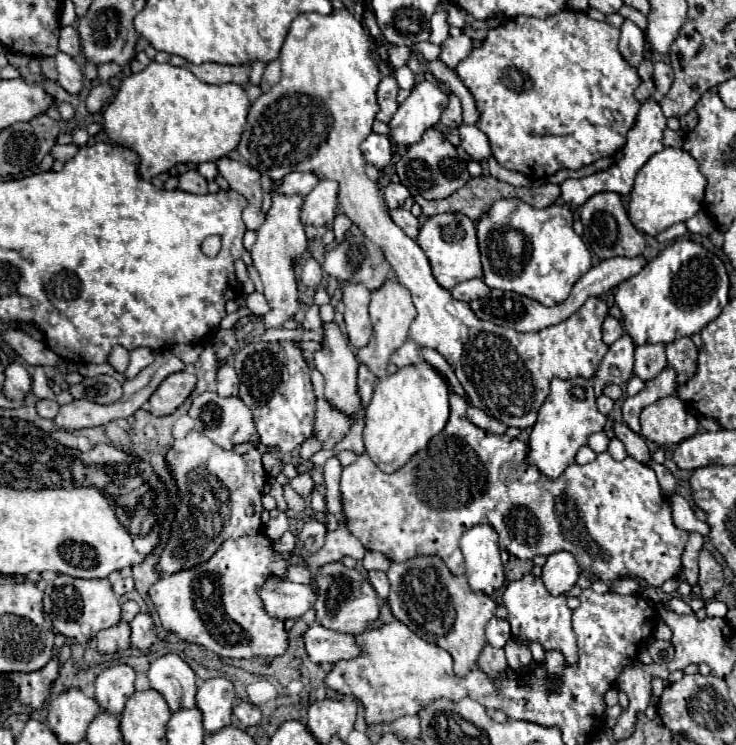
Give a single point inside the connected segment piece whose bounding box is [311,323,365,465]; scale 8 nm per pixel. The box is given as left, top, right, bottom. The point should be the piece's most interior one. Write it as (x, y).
(337, 363)

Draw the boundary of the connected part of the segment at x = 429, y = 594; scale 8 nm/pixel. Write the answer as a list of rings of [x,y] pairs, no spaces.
[[[417,555],[411,557],[403,563],[391,563],[389,571],[389,585],[391,585],[391,593],[389,593],[389,607],[391,613],[397,621],[401,621],[403,625],[407,625],[413,633],[417,633],[421,639],[435,643],[439,647],[443,647],[445,651],[451,653],[453,661],[455,661],[455,675],[463,677],[467,675],[471,669],[477,667],[477,657],[485,645],[485,627],[489,623],[489,619],[495,613],[495,601],[481,591],[473,591],[467,583],[465,575],[453,575],[447,565],[443,563],[441,557],[427,557],[427,555]]]

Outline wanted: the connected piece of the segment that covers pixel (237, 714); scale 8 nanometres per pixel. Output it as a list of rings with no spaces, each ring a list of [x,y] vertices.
[[[237,701],[233,707],[233,717],[241,725],[251,727],[251,725],[257,725],[261,721],[261,709],[249,701]]]

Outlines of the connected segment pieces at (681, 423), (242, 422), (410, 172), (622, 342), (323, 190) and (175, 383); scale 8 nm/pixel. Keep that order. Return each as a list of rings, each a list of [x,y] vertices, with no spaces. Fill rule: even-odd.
[[[677,397],[659,399],[641,413],[641,435],[657,445],[677,445],[697,431],[697,419]]]
[[[201,393],[193,399],[189,417],[195,421],[195,429],[203,435],[207,435],[213,443],[217,443],[223,449],[233,449],[241,443],[255,443],[259,445],[259,437],[255,431],[255,421],[251,409],[239,399],[239,397],[219,397],[217,393]]]
[[[427,129],[419,143],[407,147],[407,151],[397,163],[397,175],[401,183],[411,191],[411,195],[421,195],[425,199],[449,197],[471,179],[467,171],[467,161],[459,157],[457,149],[449,143],[445,133],[439,129]]]
[[[627,333],[621,335],[609,347],[609,353],[601,361],[599,373],[593,377],[597,397],[602,394],[603,385],[607,385],[607,383],[623,385],[629,381],[629,377],[633,375],[633,351],[635,351],[635,343]],[[613,371],[617,371],[619,375],[613,375]]]
[[[321,179],[317,187],[305,197],[303,209],[301,209],[301,221],[305,225],[331,225],[335,211],[337,211],[337,193],[339,183]]]
[[[179,371],[169,375],[157,387],[157,391],[149,397],[147,411],[155,417],[165,417],[175,413],[179,405],[183,405],[185,399],[193,393],[195,383],[197,383],[197,377],[191,371]]]

